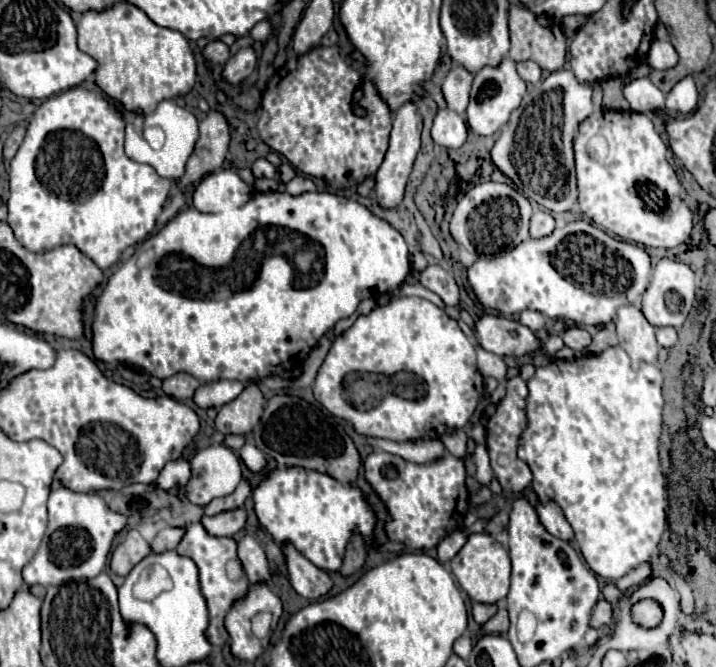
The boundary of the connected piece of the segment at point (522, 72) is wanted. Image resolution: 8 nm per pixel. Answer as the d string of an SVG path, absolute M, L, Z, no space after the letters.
M517 62L517 72L525 82L539 82L541 68L535 62Z

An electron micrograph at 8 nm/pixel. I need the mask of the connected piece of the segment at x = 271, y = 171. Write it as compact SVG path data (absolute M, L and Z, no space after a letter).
M259 158L253 162L255 178L275 178L275 166L267 158Z

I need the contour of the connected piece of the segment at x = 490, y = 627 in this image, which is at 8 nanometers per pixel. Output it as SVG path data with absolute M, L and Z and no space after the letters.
M499 604L499 612L491 620L487 620L481 626L481 630L485 634L507 634L507 630L509 630L509 616L507 616L505 604Z

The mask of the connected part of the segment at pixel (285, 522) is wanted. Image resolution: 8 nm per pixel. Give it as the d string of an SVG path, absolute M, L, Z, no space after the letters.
M289 468L289 470L273 470L269 478L265 478L253 492L255 500L255 512L261 522L261 526L267 528L267 532L277 542L293 542L293 546L307 556L315 566L323 570L339 570L345 554L345 546L351 540L353 532L359 530L365 542L373 540L373 528L375 528L375 514L361 496L361 490L355 486L343 486L337 480L333 480L327 474L319 472L307 472L303 468Z

